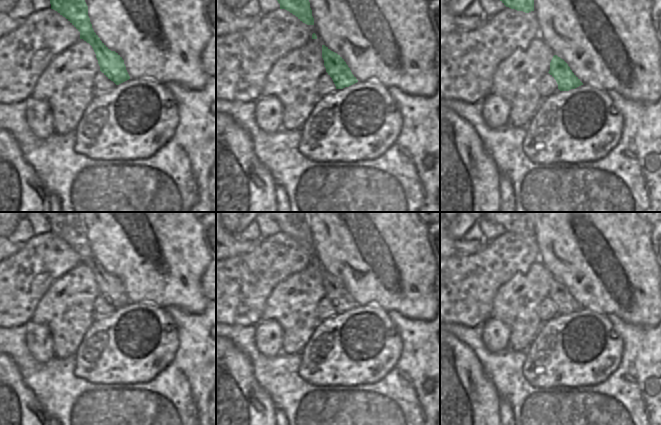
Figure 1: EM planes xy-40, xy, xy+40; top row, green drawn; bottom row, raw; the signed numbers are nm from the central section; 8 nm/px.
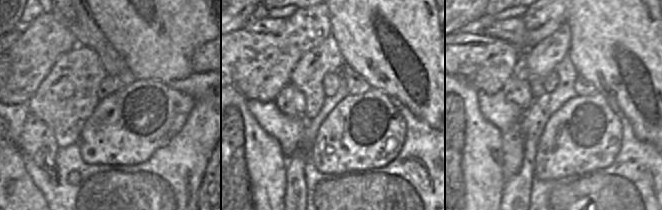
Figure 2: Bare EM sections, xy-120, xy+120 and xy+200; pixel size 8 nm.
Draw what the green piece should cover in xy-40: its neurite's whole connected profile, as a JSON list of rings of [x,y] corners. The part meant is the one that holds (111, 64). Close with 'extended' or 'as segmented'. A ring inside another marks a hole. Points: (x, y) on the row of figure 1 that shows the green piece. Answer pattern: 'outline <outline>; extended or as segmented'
outline [[[50,0],[51,9],[65,17],[79,32],[80,39],[89,43],[98,60],[100,71],[116,85],[130,79],[124,60],[111,51],[92,28],[85,0]]]; as segmented

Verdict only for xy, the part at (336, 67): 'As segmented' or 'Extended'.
As segmented

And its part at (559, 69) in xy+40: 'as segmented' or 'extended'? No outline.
as segmented

